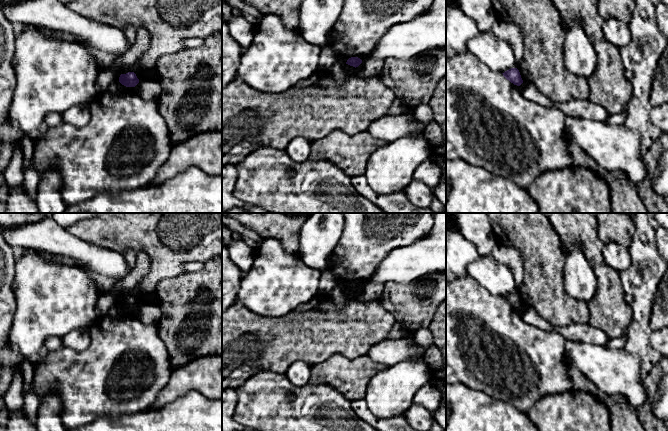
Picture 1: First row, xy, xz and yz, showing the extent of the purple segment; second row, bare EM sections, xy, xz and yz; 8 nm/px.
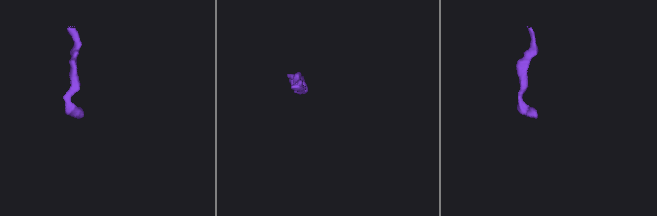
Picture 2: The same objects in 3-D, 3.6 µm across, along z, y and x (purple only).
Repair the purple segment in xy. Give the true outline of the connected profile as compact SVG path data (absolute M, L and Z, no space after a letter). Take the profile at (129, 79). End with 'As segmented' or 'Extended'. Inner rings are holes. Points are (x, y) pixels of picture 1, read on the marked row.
M128 72L120 75L119 82L126 87L135 87L139 83L139 79L134 72Z. As segmented

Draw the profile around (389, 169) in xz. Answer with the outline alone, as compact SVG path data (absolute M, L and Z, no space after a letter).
M424 133L401 137L369 156L364 175L378 194L402 192L413 181L416 168L431 155Z

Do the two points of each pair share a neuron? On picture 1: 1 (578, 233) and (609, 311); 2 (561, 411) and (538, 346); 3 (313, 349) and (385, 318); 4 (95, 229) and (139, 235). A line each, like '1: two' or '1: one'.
1: one
2: two
3: one
4: one

